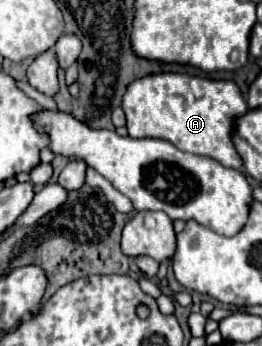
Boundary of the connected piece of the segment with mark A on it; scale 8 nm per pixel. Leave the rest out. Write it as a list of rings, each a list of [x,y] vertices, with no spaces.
[[[160,72],[138,78],[122,98],[126,128],[132,138],[162,138],[188,154],[208,156],[228,168],[242,170],[242,158],[232,144],[236,116],[246,112],[240,88],[230,80],[212,80],[182,72]]]

